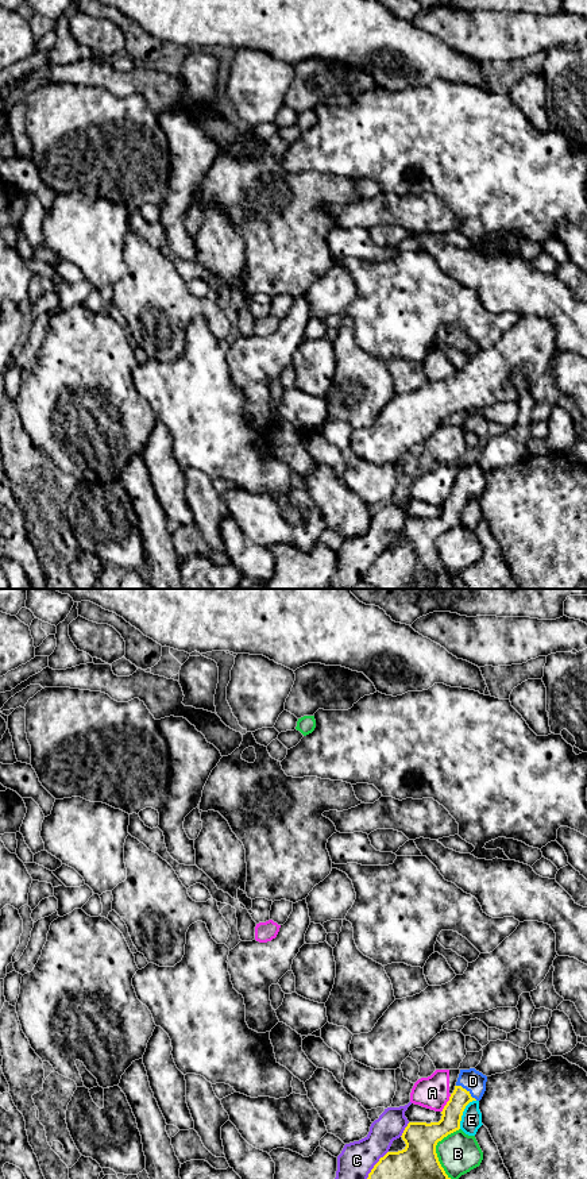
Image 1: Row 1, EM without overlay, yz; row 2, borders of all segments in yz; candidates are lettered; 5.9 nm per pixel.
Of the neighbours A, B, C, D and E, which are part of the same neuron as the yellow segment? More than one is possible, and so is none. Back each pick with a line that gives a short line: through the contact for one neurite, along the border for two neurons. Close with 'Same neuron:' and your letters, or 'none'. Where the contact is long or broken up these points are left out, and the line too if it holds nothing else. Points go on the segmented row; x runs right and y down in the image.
D: line yz (452, 1112), (458, 1101), (467, 1091), (472, 1081)
Same neuron: D

